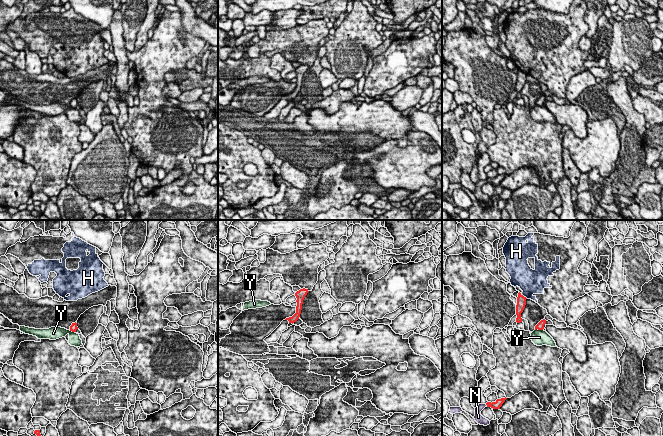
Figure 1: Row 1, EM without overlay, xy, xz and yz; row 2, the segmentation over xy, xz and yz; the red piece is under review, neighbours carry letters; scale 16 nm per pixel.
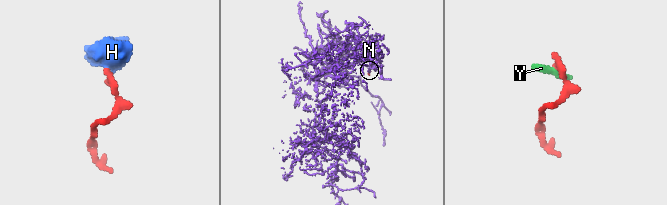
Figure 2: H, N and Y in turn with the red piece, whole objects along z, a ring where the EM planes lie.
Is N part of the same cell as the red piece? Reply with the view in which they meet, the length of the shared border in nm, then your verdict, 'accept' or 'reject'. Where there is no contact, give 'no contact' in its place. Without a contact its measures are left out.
yz | 60 nm | accept

